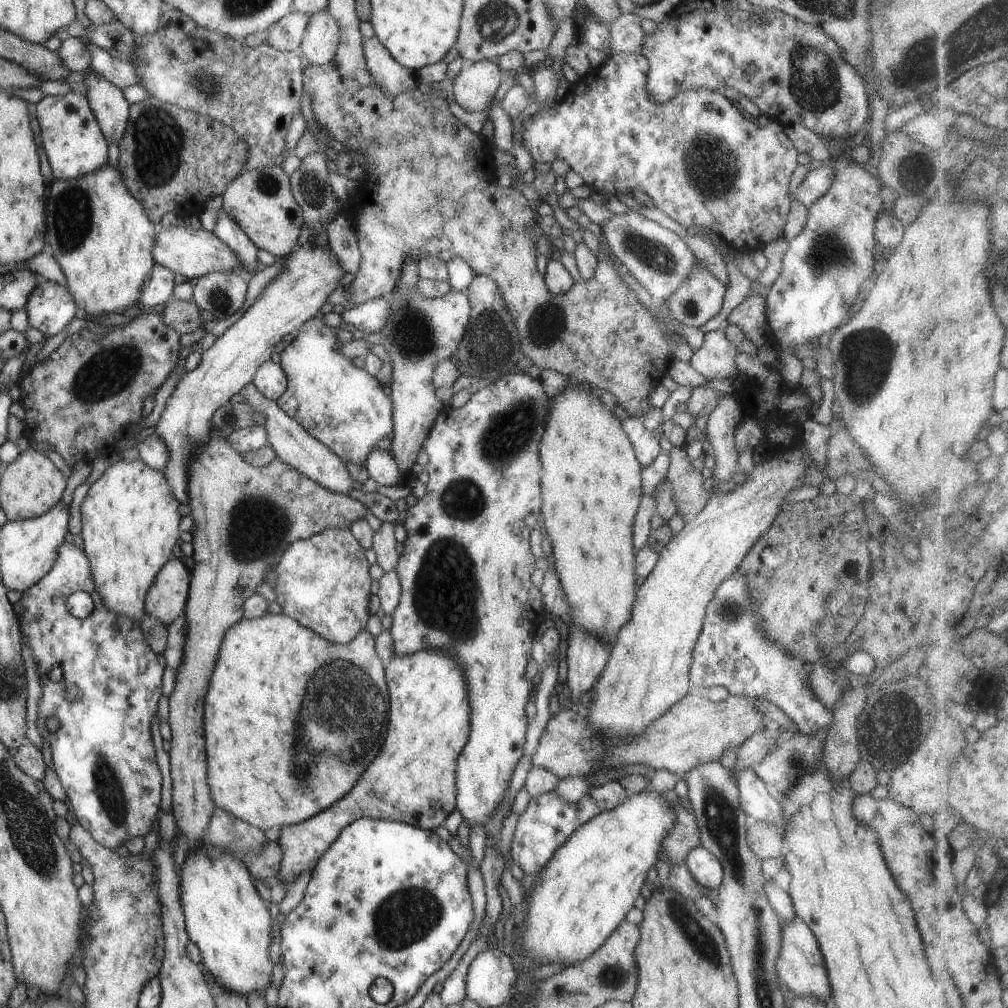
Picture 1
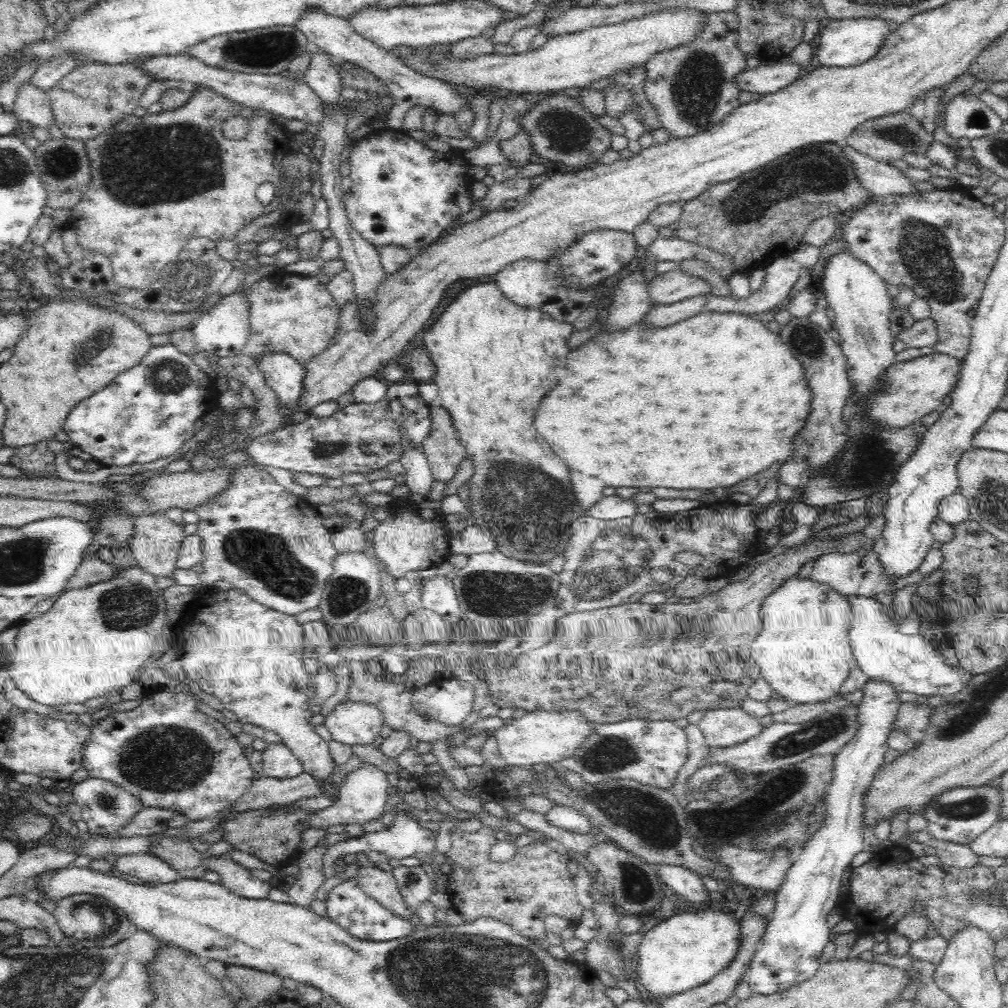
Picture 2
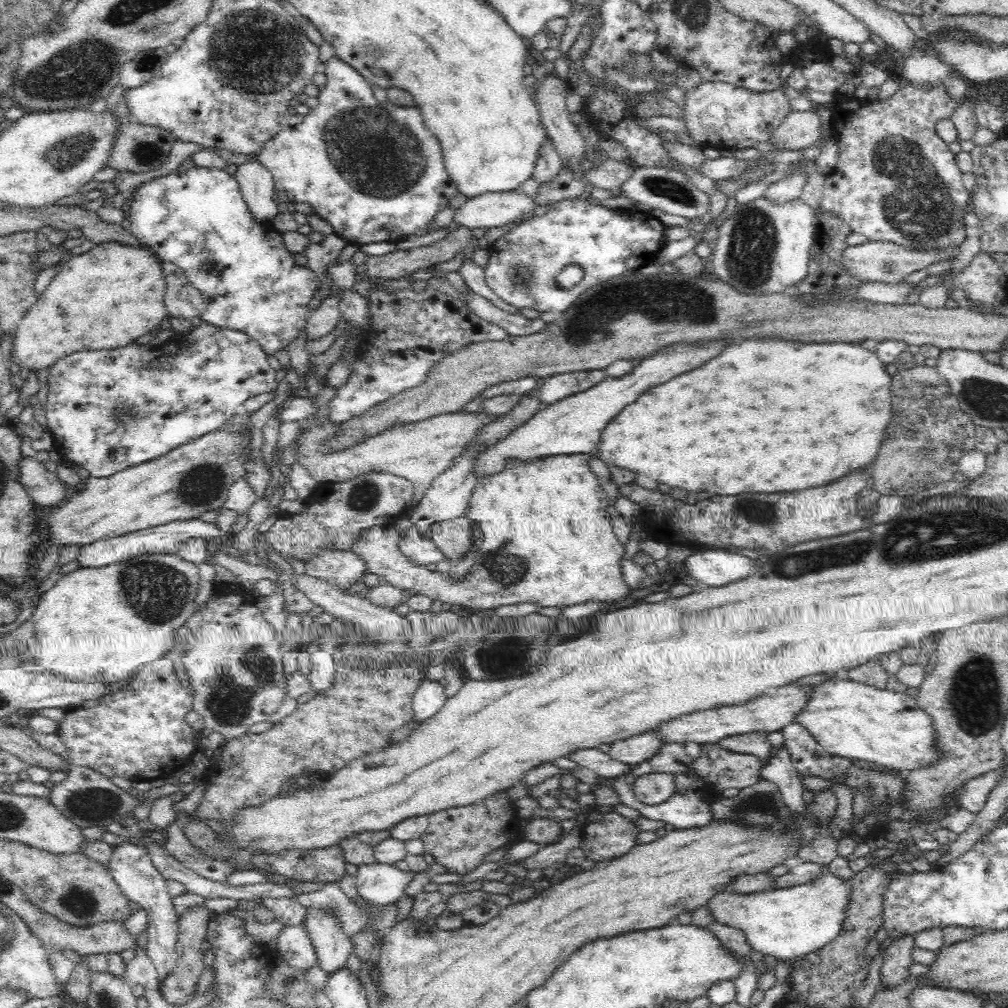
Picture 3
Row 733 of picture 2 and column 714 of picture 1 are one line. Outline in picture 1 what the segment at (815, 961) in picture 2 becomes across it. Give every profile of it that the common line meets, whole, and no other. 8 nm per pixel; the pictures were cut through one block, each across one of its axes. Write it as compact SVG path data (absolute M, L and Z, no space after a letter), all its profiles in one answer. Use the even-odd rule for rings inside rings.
M703 846L692 848L685 857L687 870L691 878L701 886L709 890L716 889L723 880L723 866L721 862Z

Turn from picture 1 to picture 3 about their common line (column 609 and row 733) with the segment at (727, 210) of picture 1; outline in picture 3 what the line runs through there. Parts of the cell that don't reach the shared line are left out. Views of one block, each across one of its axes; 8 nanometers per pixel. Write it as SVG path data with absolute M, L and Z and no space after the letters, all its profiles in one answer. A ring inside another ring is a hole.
M164 655L159 660L139 667L137 670L140 675L131 684L124 690L114 691L97 706L91 709L80 707L66 710L63 719L57 722L55 730L55 734L66 746L65 761L73 766L99 772L108 780L126 778L130 781L150 782L188 769L198 746L198 737L192 732L192 727L184 721L185 714L193 709L193 696L175 676L172 665L173 661Z

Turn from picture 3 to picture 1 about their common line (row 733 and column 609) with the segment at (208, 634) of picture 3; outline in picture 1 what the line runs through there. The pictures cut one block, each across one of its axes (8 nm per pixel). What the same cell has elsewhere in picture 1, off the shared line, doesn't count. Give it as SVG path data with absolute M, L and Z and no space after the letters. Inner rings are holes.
M637 212L615 213L599 230L615 259L624 271L631 275L653 298L654 302L665 301L675 292L675 288L691 274L691 266L697 259L685 242L669 229L653 220L644 218Z

